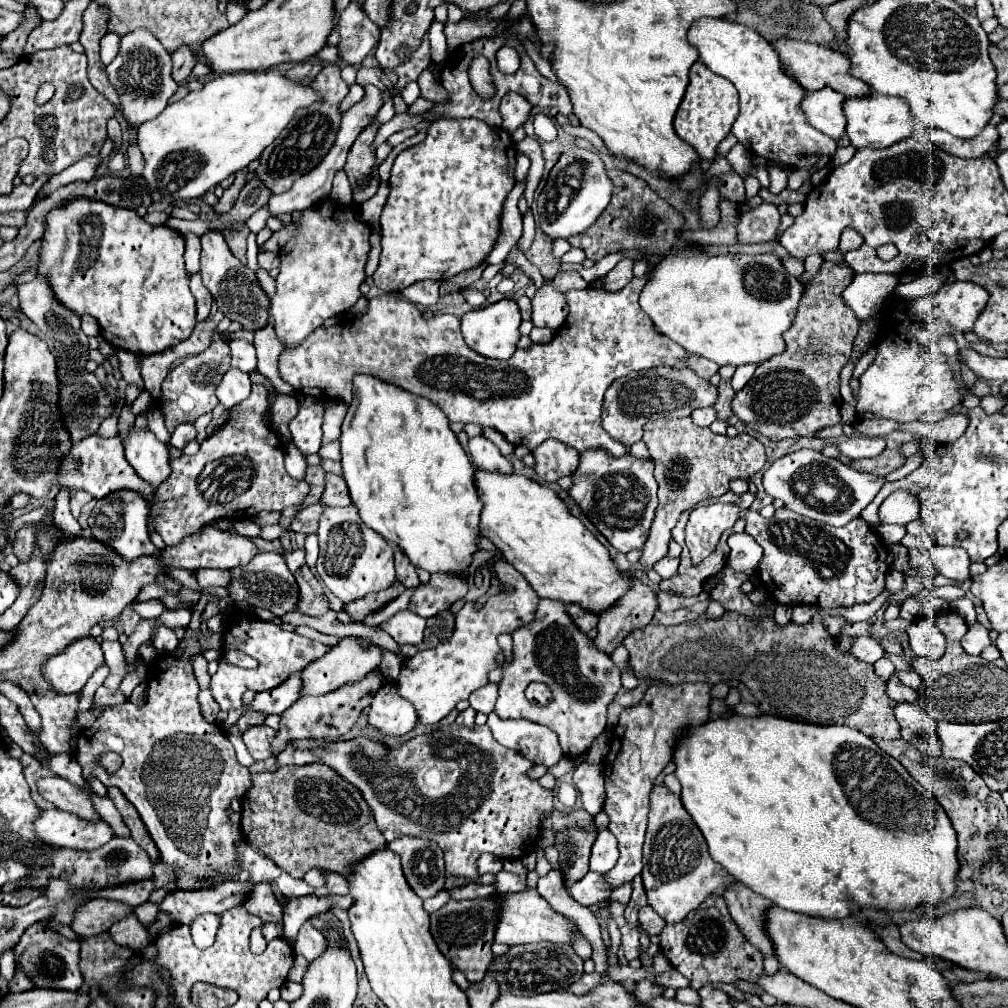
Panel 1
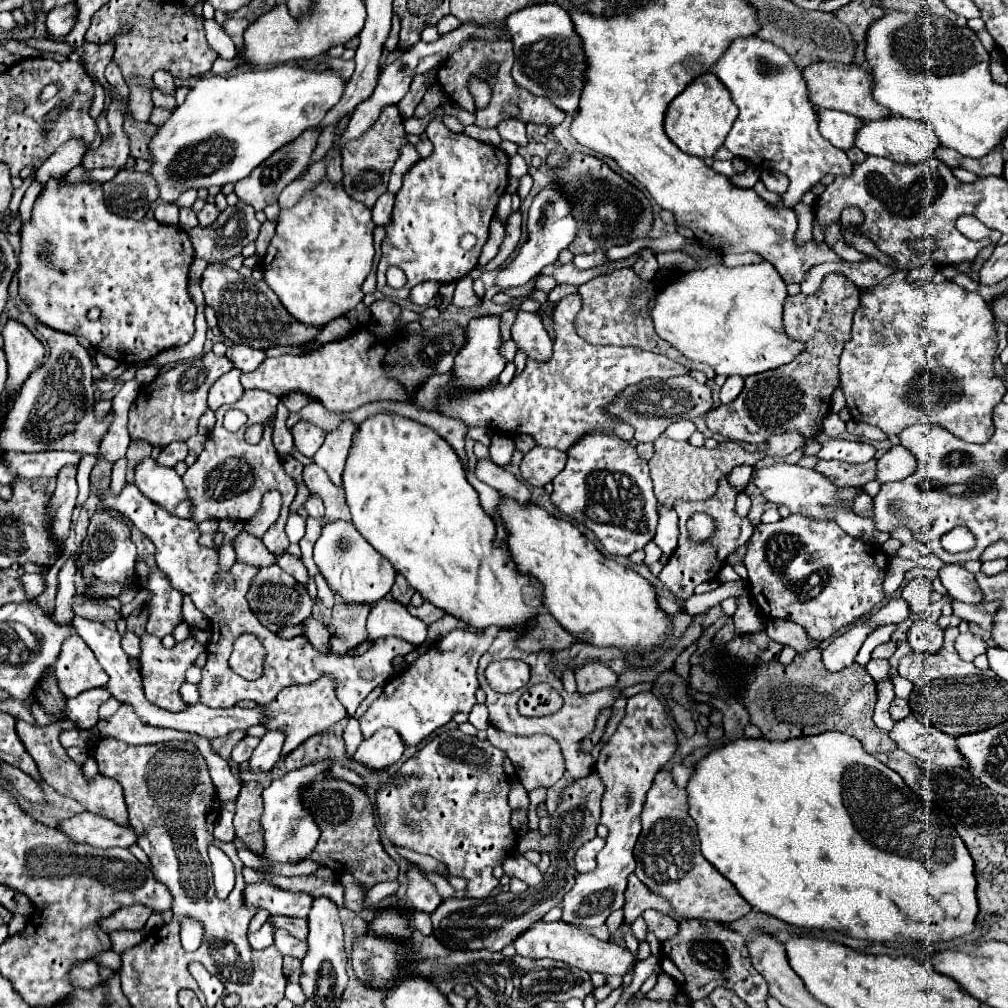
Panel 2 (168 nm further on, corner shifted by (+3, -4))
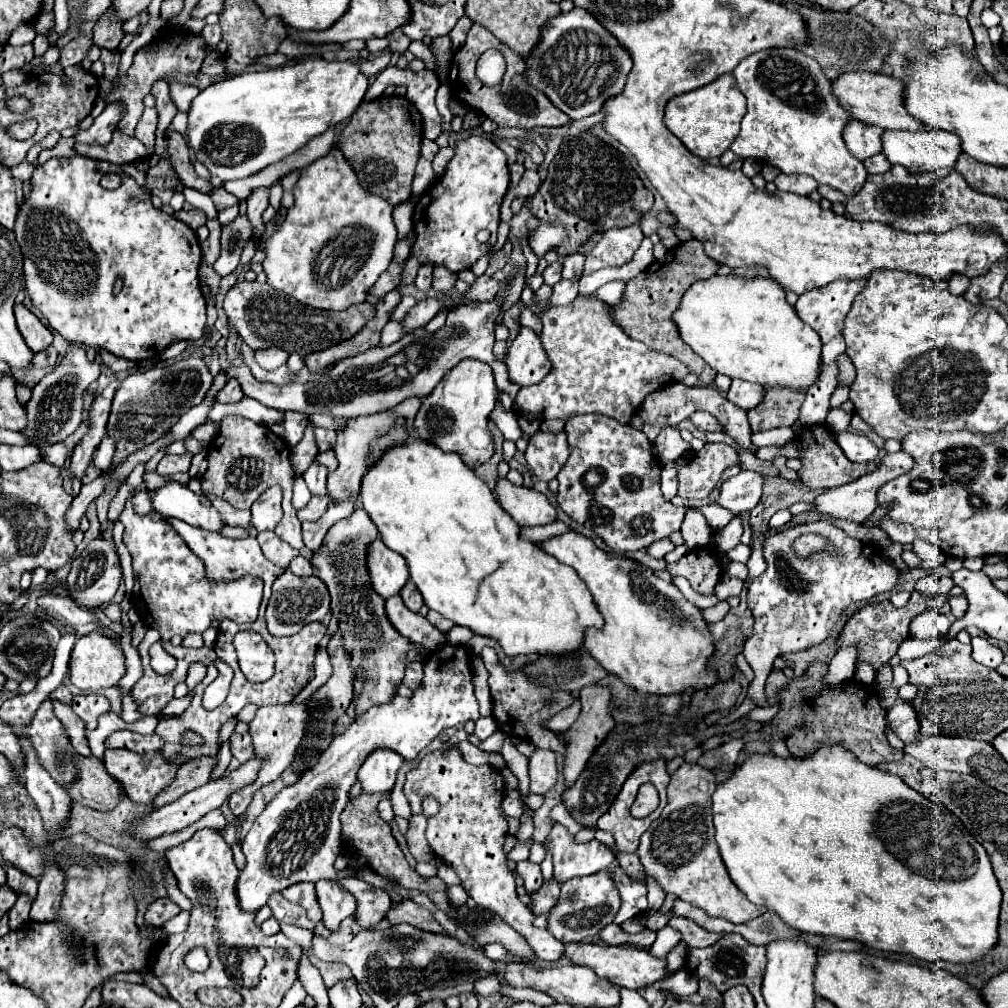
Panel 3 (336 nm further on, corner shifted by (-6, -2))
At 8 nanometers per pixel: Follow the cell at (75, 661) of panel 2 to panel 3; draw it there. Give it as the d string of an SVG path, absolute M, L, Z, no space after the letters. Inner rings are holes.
M87 634L77 640L69 660L71 684L81 692L99 692L125 676L125 656L103 634Z

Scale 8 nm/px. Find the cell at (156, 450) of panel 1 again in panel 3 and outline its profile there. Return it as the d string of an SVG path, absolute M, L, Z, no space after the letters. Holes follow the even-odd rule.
M169 480L151 492L153 510L167 518L179 518L187 524L213 532L219 532L225 526L219 518L219 512L211 506L211 500L207 496L191 492L189 486L183 486L181 482Z

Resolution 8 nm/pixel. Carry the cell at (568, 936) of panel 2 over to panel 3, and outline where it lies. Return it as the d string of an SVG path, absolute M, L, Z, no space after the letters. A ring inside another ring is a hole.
M565 942L565 958L573 960L573 964L589 966L597 972L599 978L605 978L617 986L625 988L643 988L647 984L653 984L655 980L665 976L665 960L659 960L649 954L649 950L639 948L623 948L623 946L609 946L609 944L593 944L593 942Z

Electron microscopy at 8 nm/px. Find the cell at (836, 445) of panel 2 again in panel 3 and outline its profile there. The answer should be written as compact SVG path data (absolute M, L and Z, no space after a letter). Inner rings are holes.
M847 430L847 432L833 434L833 438L851 462L871 462L871 460L875 460L875 456L879 452L877 446L863 434L855 434L855 432Z

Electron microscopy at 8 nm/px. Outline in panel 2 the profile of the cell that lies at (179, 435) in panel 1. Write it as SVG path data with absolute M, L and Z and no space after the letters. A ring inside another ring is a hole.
M172 442L168 444L160 456L156 458L156 462L160 466L168 466L168 468L174 468L178 462L182 462L184 458L188 456L188 448L186 448L186 442Z

